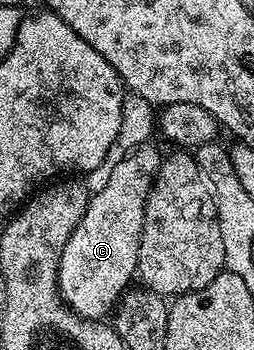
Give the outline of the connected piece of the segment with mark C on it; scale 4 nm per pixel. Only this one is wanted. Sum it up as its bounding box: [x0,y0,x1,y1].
[60,143,162,318]

